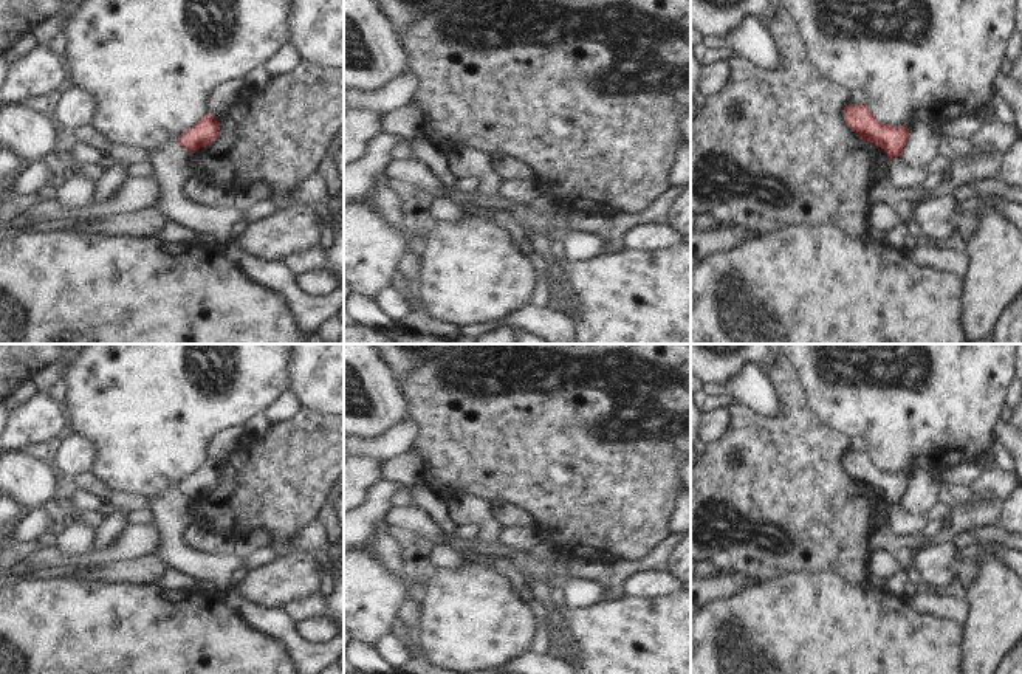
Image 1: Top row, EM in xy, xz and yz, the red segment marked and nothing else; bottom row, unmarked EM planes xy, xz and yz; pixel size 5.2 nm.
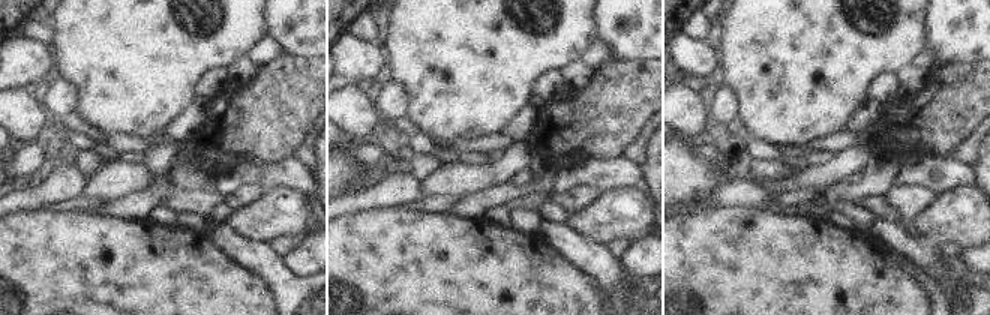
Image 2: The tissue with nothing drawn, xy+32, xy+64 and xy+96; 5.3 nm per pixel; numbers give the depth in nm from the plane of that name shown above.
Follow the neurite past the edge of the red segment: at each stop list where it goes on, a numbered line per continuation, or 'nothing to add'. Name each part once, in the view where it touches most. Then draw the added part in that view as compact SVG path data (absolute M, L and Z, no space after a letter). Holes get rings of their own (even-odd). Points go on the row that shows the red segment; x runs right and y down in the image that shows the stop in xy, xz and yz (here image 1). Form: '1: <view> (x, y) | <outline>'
nothing to add

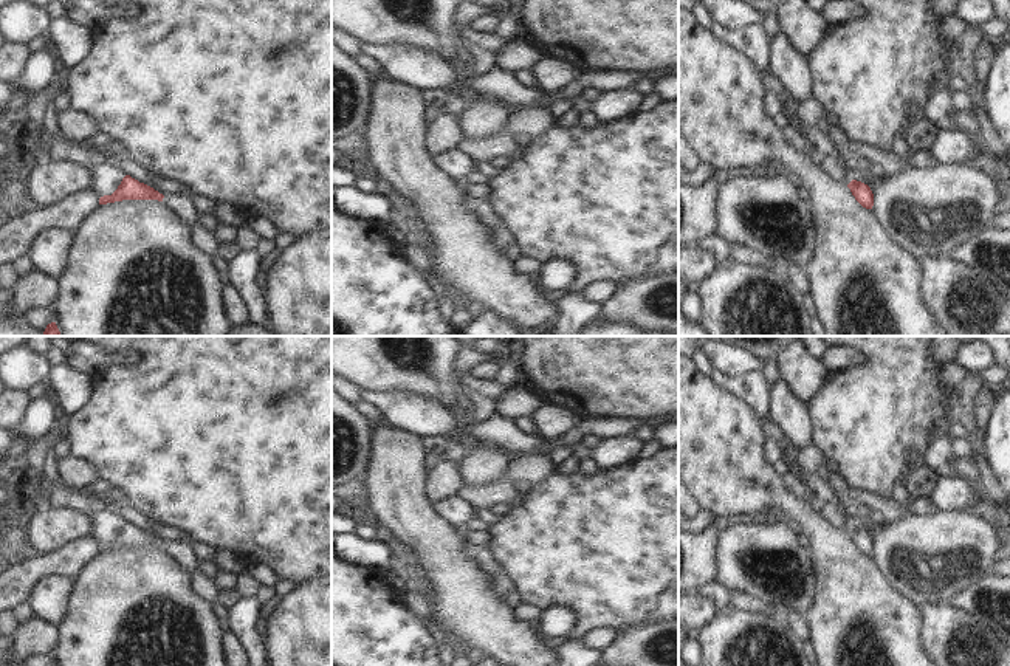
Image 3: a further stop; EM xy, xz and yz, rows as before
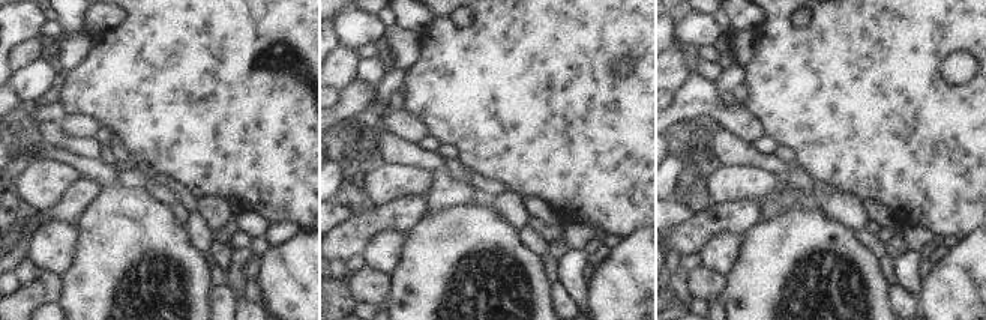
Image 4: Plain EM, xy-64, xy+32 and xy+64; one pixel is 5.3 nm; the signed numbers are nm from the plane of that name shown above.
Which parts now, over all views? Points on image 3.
1: xy (106, 178) | M99 163L87 167L91 178L91 189L101 197L112 195L121 184L125 173L107 163Z

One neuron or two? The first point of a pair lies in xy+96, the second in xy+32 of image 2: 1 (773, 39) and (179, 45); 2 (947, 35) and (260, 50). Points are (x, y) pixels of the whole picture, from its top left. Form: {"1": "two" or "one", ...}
{"1": "one", "2": "two"}

